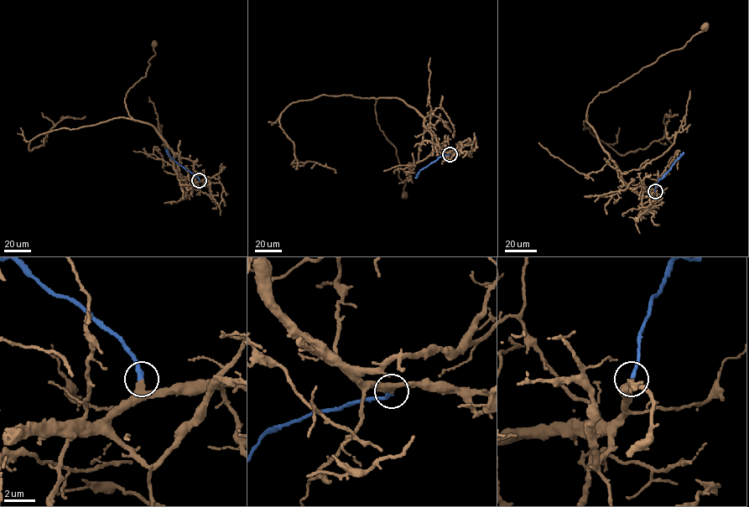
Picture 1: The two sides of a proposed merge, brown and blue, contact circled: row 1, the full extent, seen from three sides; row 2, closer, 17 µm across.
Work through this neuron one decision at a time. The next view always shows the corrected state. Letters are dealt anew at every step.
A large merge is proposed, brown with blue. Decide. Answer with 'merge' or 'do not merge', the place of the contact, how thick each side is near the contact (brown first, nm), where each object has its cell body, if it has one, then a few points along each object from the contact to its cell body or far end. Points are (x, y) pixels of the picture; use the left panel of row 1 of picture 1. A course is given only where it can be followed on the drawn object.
merge; place (199, 180); calibres 420 and 300 nm; soma brown (153, 43); soma blue none; course brown (200, 180), (188, 185), (163, 137), (126, 107), (153, 43); course blue (200, 180), (170, 157), (164, 148)

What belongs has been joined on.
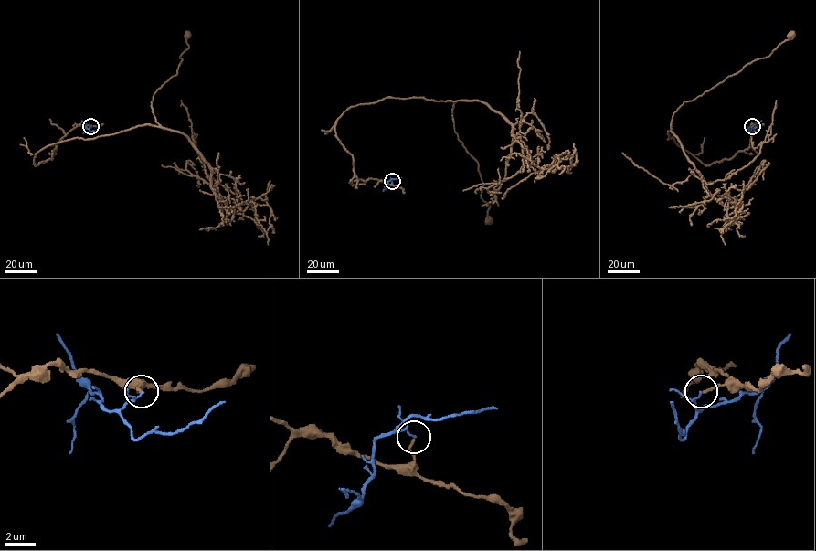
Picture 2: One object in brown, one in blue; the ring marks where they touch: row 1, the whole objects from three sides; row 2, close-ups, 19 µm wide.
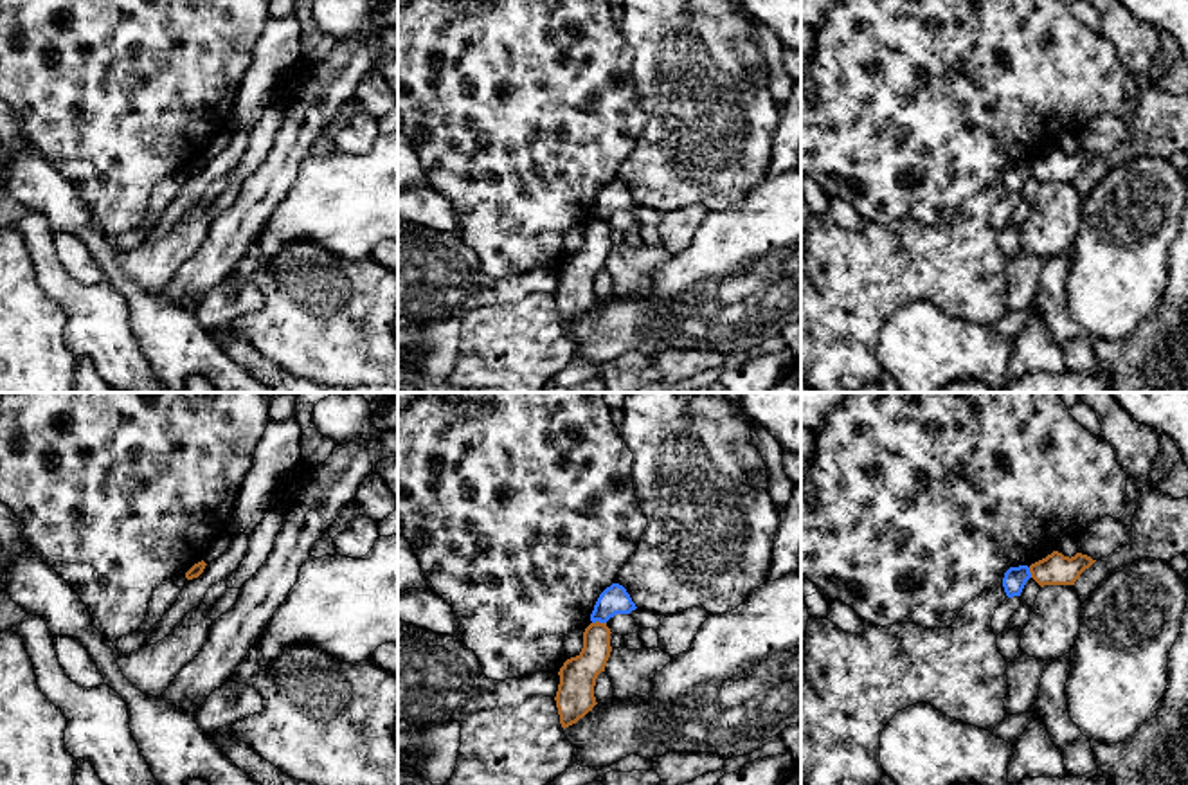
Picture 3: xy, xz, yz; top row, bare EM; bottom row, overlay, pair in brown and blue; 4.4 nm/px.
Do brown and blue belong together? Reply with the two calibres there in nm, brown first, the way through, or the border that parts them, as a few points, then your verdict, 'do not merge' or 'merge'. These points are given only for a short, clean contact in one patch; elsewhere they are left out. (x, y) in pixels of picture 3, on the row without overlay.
160/130 nm | along xz (605, 218), (593, 220) | do not merge

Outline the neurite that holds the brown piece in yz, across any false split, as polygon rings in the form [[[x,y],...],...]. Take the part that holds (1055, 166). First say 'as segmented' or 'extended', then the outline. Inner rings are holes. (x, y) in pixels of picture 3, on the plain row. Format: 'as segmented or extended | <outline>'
as segmented | [[[1053,148],[1046,155],[1030,162],[1031,175],[1040,182],[1075,182],[1080,171],[1089,166],[1096,157],[1087,151],[1076,149],[1064,153]]]

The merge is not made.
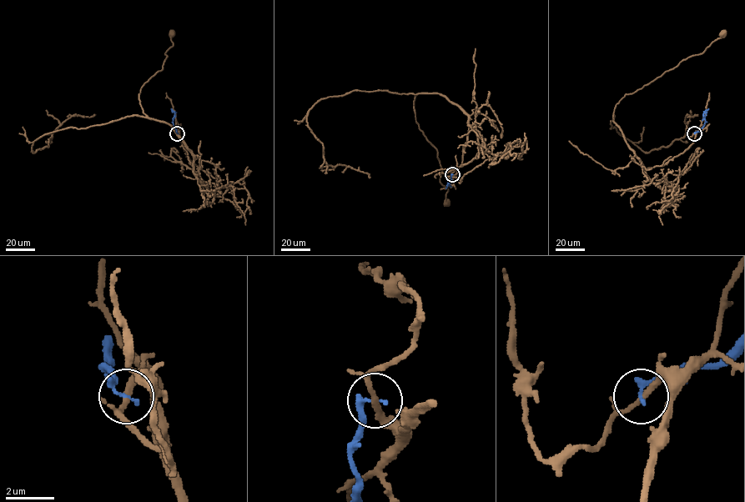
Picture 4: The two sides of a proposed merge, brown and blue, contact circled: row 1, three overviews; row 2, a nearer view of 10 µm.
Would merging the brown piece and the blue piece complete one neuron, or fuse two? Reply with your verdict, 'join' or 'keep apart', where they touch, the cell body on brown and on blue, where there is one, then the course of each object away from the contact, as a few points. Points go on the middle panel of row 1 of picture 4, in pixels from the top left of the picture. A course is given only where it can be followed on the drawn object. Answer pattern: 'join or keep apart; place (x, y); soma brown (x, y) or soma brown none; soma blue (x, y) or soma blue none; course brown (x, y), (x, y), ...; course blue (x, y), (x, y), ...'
keep apart; place (452, 174); soma brown (446, 203); soma blue none; course brown (452, 174), (461, 164), (468, 116), (444, 96), (419, 92), (415, 122), (437, 152), (445, 203); course blue (452, 174), (445, 188)

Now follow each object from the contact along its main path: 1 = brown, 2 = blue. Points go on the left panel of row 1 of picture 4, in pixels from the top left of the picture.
1: (177, 133), (193, 168), (181, 138), (149, 118), (138, 98), (163, 69), (171, 33)
2: (177, 133), (173, 124), (175, 112), (171, 108)

